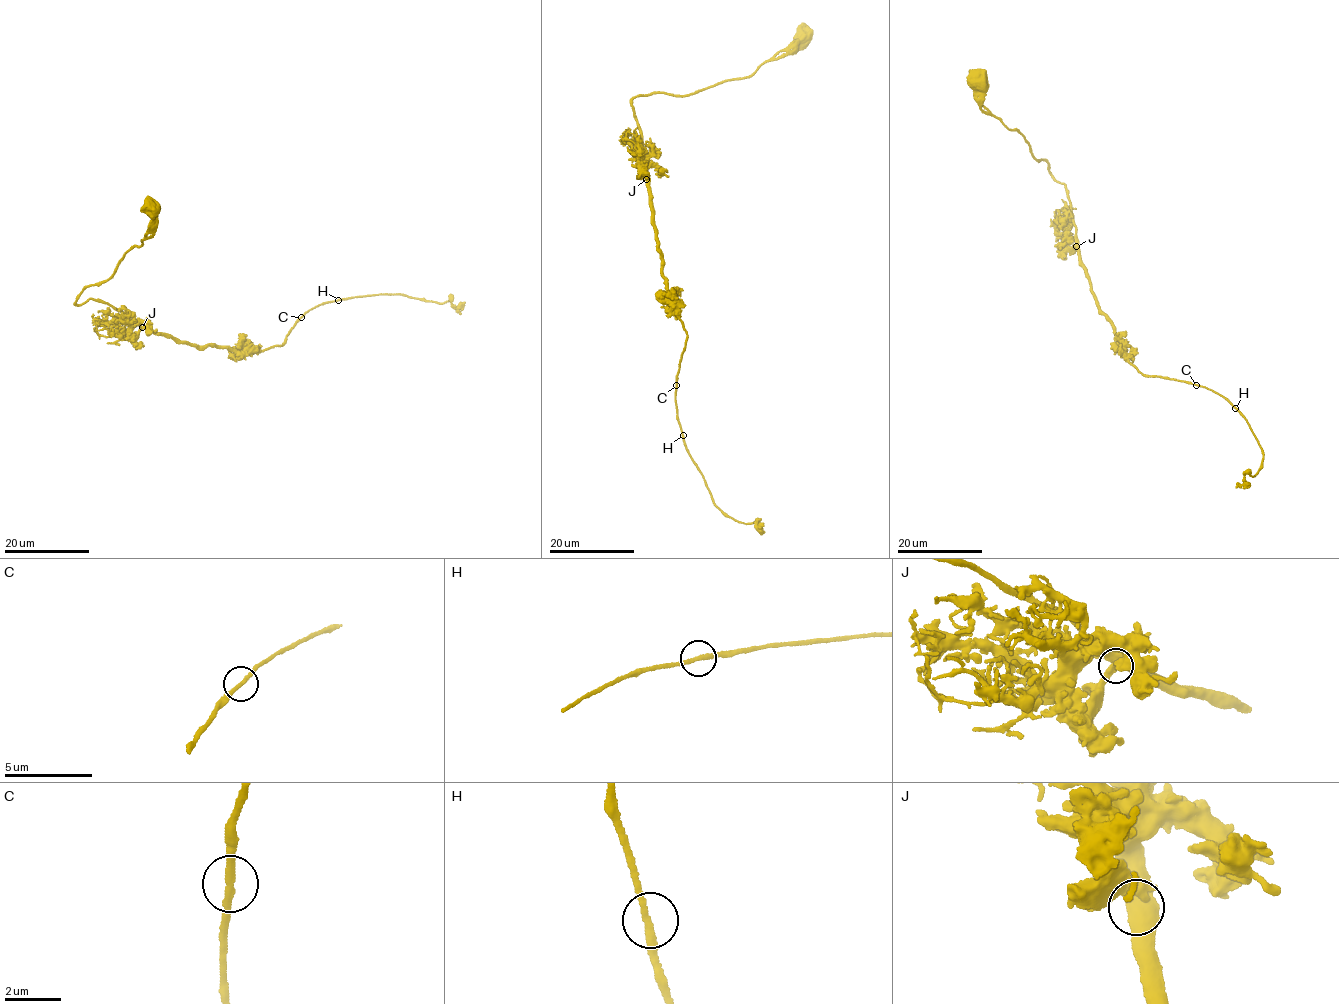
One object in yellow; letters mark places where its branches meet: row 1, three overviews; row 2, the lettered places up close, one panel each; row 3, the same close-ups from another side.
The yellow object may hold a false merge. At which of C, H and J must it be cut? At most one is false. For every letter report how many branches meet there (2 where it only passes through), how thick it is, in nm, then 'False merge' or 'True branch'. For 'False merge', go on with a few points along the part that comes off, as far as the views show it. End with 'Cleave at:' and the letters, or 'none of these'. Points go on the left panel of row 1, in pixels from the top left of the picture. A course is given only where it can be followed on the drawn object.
C: Branches: 2. Thickness 240 nm. True branch
H: Branches: 2. Thickness 240 nm. True branch
J: Branches: 3. Thickness 500 nm. True branch
Cleave at: none of these

